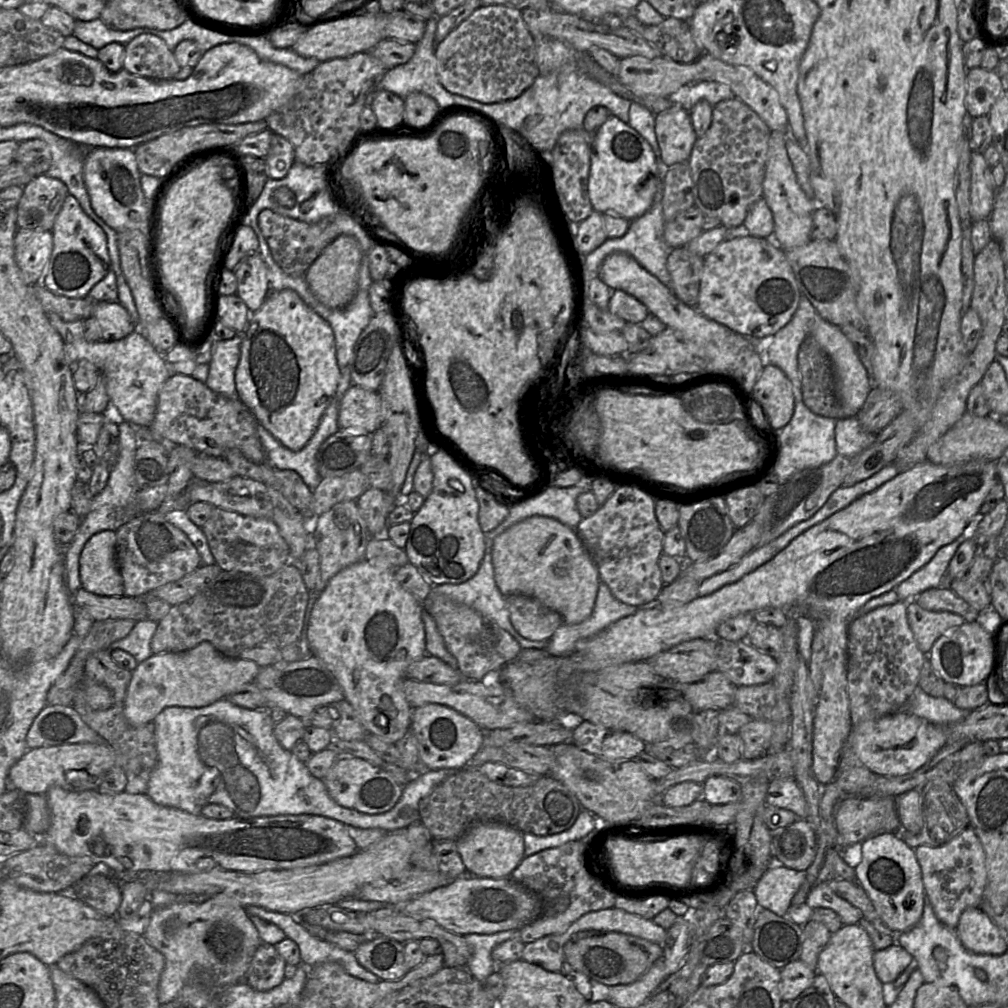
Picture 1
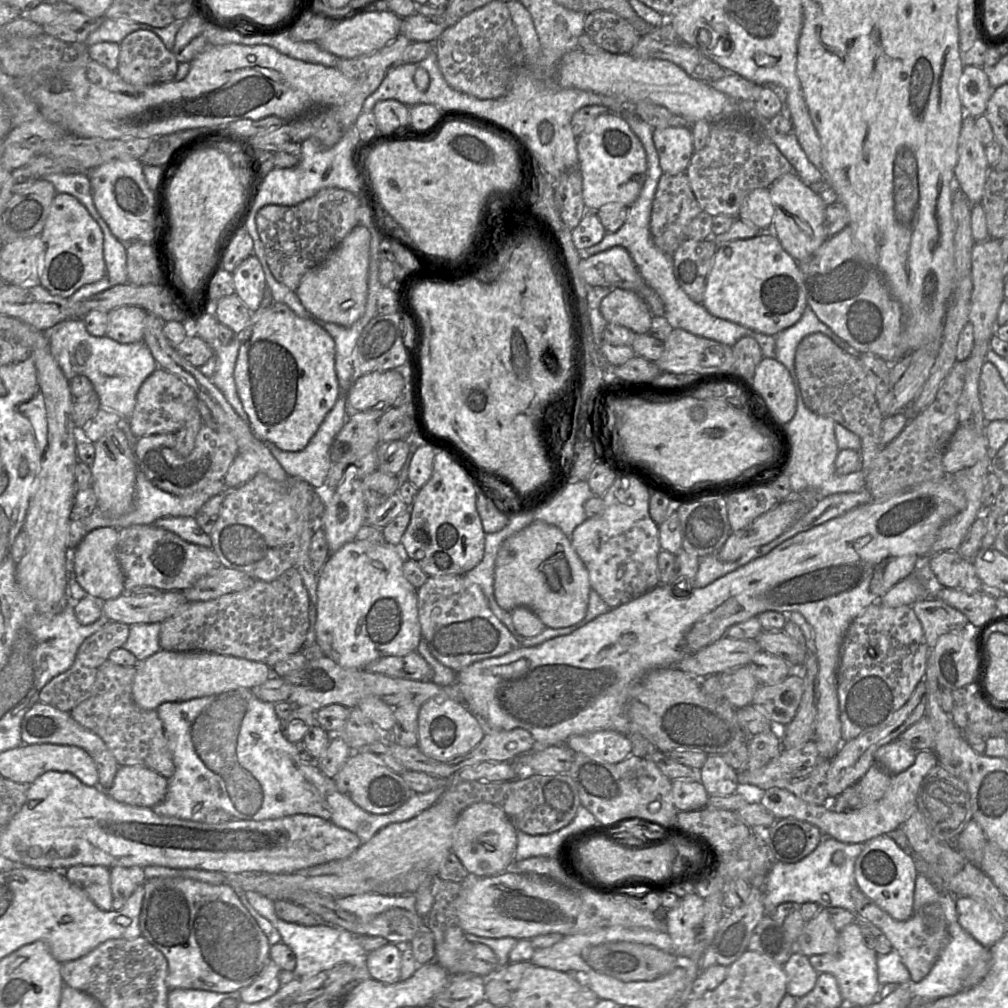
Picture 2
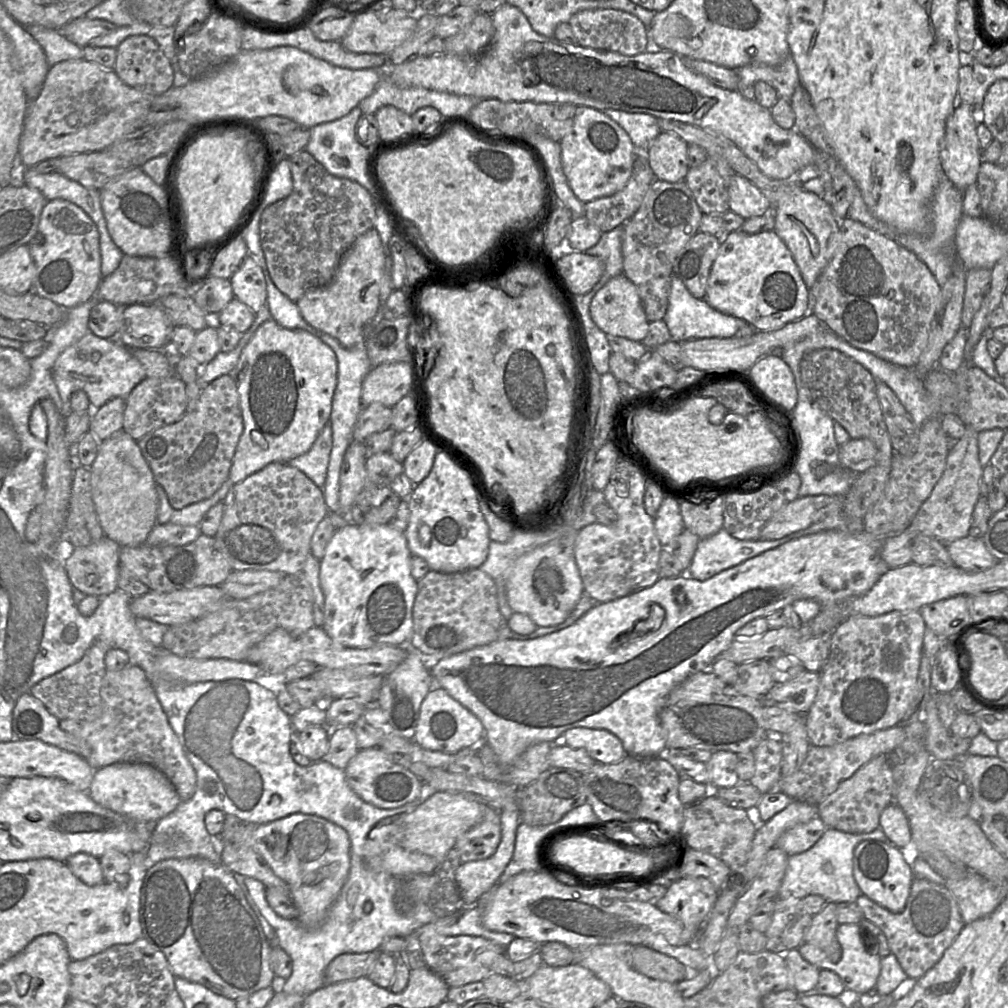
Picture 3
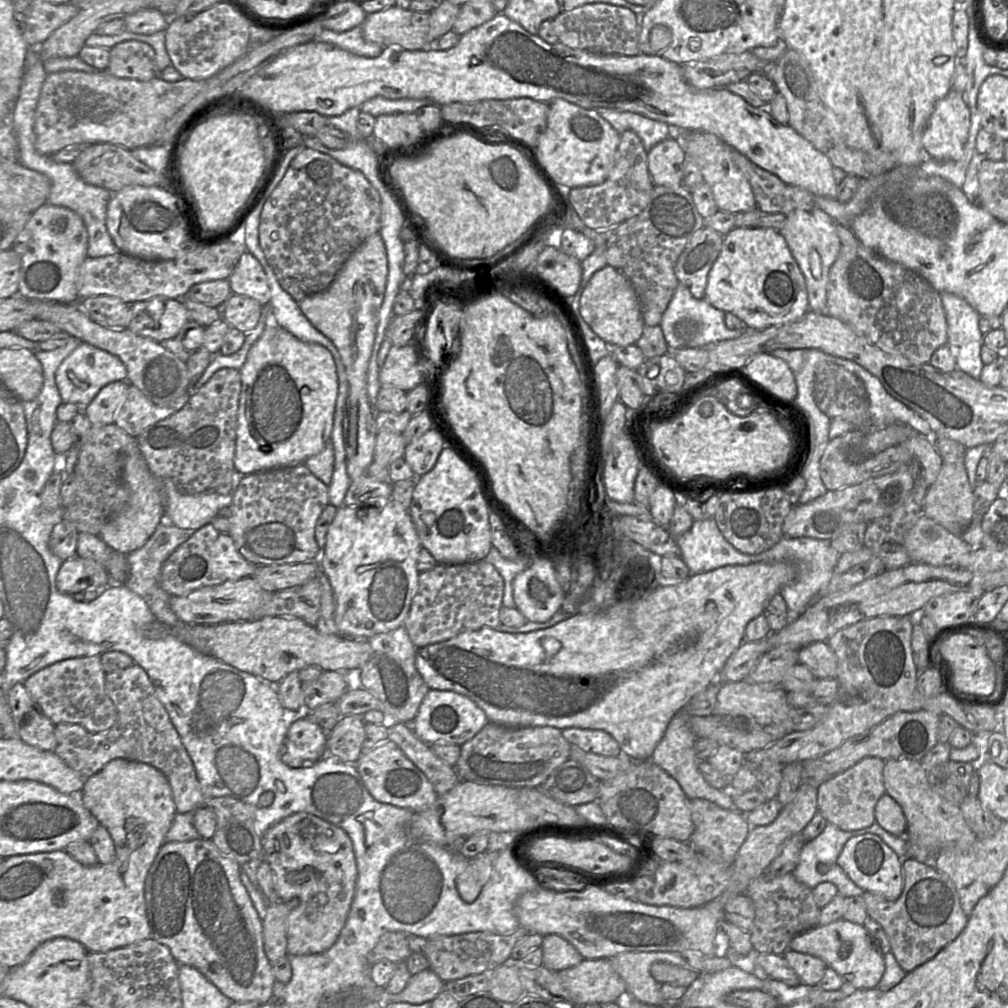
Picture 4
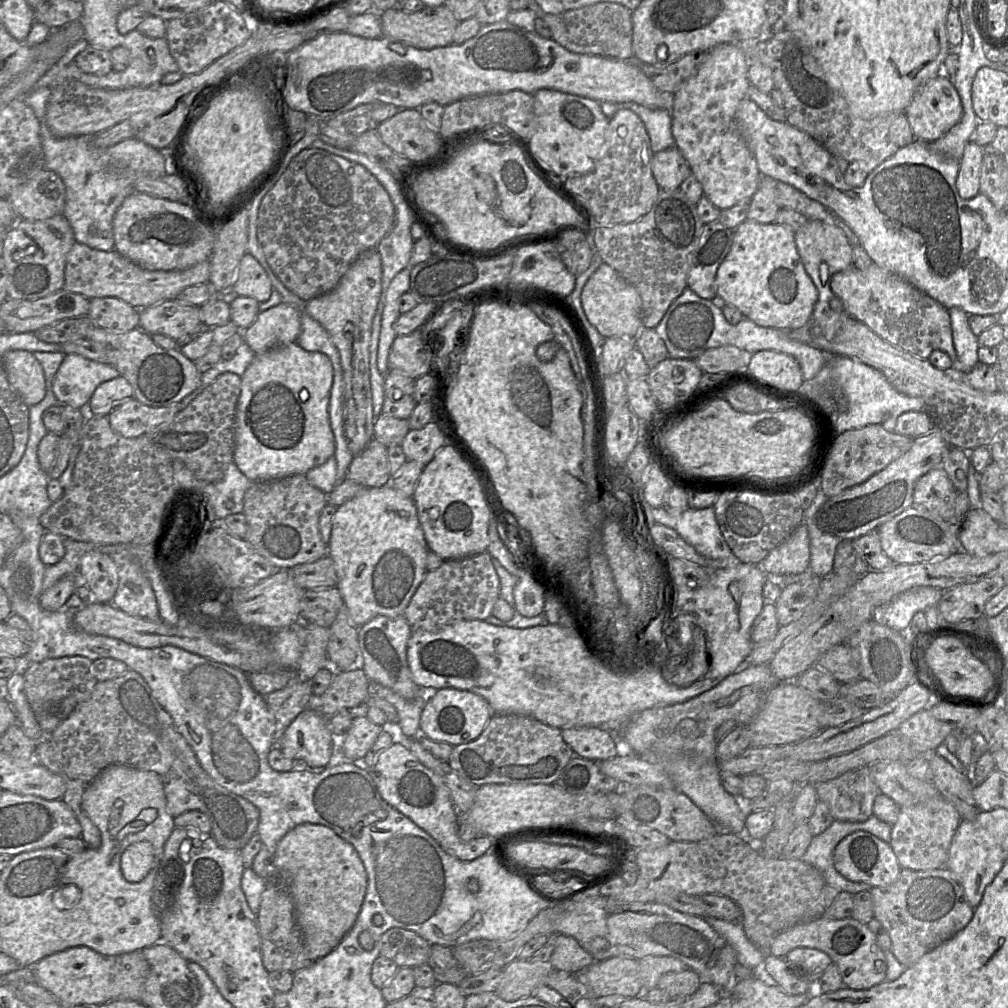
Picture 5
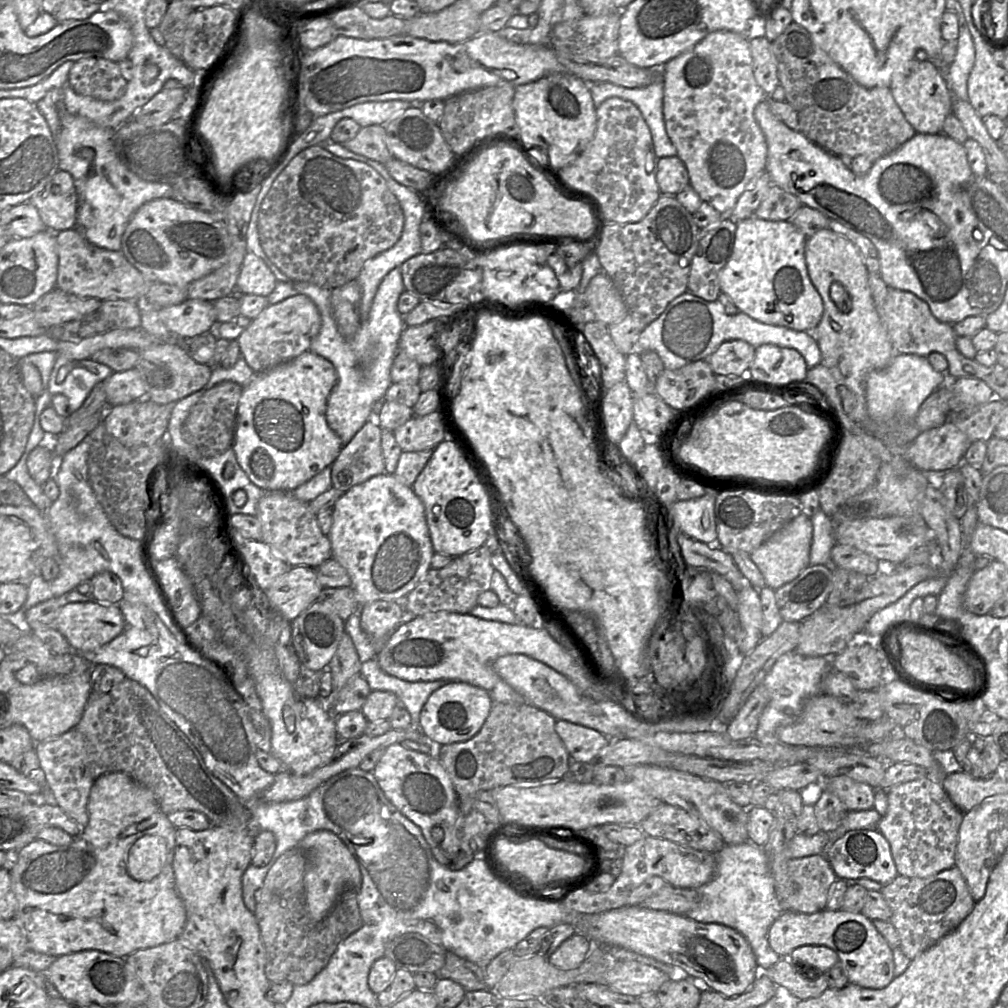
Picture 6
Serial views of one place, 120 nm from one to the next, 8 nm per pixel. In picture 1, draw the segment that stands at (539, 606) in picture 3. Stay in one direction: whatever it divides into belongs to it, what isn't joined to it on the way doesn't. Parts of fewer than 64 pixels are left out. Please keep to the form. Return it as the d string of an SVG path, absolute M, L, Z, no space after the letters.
M541 515L527 517L498 535L492 545L496 585L504 597L522 594L556 611L563 623L577 624L592 613L600 577L574 528Z

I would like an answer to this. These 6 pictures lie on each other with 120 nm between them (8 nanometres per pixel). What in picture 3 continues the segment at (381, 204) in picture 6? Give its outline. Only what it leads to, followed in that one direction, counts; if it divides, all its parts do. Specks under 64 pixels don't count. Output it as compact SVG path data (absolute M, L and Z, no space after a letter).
M306 150L289 158L293 190L291 194L271 205L260 219L260 244L267 268L276 287L290 300L297 302L309 289L328 285L334 278L340 260L355 240L374 228L374 200L356 182L331 175Z

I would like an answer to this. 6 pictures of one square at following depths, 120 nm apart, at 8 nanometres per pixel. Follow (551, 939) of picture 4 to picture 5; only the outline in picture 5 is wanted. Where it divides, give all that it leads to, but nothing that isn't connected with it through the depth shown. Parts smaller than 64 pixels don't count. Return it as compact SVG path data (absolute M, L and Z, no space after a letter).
M558 934L549 964L553 969L577 974L594 962L594 958L579 942L564 934Z

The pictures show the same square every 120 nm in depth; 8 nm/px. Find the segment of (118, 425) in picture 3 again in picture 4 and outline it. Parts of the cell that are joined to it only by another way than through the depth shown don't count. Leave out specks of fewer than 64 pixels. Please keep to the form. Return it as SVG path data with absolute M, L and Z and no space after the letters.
M127 381L112 382L104 386L83 412L92 425L113 424L117 411L127 396Z

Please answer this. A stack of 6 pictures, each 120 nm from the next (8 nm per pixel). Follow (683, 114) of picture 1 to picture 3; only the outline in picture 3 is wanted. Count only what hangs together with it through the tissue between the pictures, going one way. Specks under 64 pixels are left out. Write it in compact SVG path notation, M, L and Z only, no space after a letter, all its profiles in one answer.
M660 132L647 154L655 179L669 183L685 181L689 171L688 144L678 135Z

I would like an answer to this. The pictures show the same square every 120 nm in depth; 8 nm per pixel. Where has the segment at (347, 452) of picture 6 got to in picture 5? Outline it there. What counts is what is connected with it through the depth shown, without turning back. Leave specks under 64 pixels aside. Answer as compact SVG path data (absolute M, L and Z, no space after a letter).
M373 438L361 453L353 457L345 479L355 481L364 487L390 484L387 446Z

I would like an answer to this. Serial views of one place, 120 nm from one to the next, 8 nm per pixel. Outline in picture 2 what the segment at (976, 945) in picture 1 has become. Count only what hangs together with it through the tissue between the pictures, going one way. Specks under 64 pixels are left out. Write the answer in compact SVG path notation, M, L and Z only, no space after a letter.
M958 896L956 909L960 926L982 946L989 949L1003 937L1006 923L999 921L979 900Z

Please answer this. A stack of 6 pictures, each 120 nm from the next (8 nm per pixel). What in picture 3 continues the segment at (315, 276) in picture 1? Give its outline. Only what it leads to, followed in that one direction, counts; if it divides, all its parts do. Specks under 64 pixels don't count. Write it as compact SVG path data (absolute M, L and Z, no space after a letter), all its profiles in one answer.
M372 228L359 236L343 254L328 285L309 289L296 302L302 317L309 325L334 337L346 348L364 341L363 327L378 310L383 267L383 246L377 230Z

